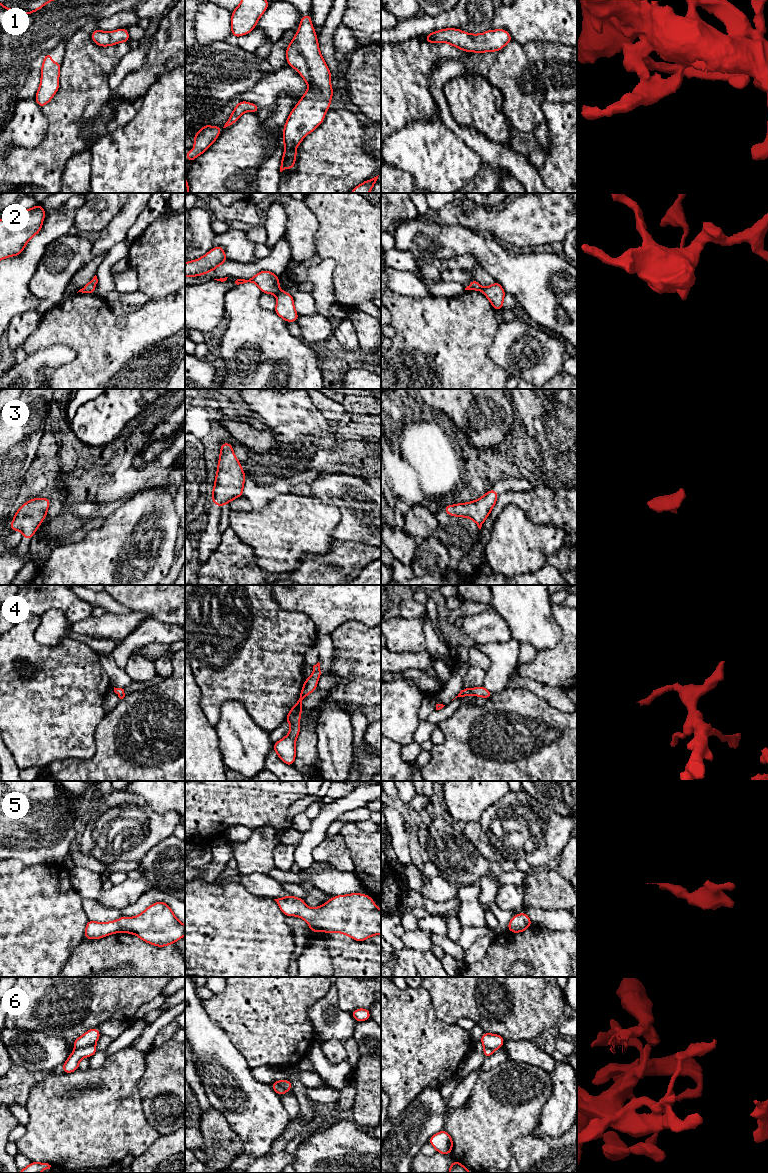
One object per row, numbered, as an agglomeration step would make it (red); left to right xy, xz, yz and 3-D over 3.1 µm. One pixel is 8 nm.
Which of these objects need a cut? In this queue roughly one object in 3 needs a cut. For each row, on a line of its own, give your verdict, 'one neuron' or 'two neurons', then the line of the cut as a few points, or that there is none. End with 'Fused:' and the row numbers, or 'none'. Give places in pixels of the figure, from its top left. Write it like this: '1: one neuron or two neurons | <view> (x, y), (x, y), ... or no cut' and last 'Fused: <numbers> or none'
1: one neuron | no cut
2: two neurons | xz (280, 291), (276, 294)
3: one neuron | no cut
4: one neuron | no cut
5: one neuron | no cut
6: two neurons | xy (94, 1044), (76, 1048)
Fused: 2, 6

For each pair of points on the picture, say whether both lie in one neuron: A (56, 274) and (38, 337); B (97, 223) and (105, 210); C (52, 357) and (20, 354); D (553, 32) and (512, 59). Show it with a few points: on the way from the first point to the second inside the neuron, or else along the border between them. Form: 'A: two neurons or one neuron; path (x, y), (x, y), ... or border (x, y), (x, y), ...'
A: two neurons; border (65, 297), (55, 305)
B: one neuron; path (97, 220), (102, 213)
C: two neurons; border (27, 355), (15, 363)
D: two neurons; border (515, 41), (519, 43), (557, 41), (562, 45)

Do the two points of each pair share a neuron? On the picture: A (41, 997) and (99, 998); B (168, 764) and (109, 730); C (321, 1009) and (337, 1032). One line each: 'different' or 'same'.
A: same
B: same
C: same

